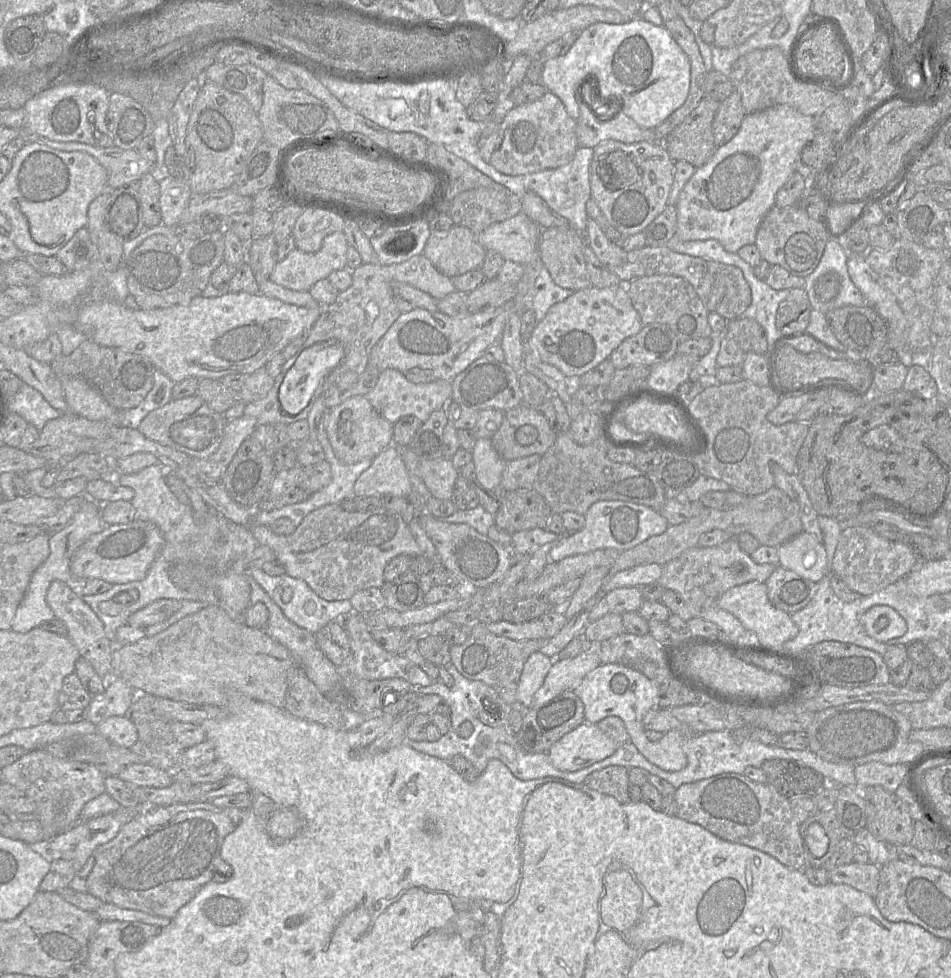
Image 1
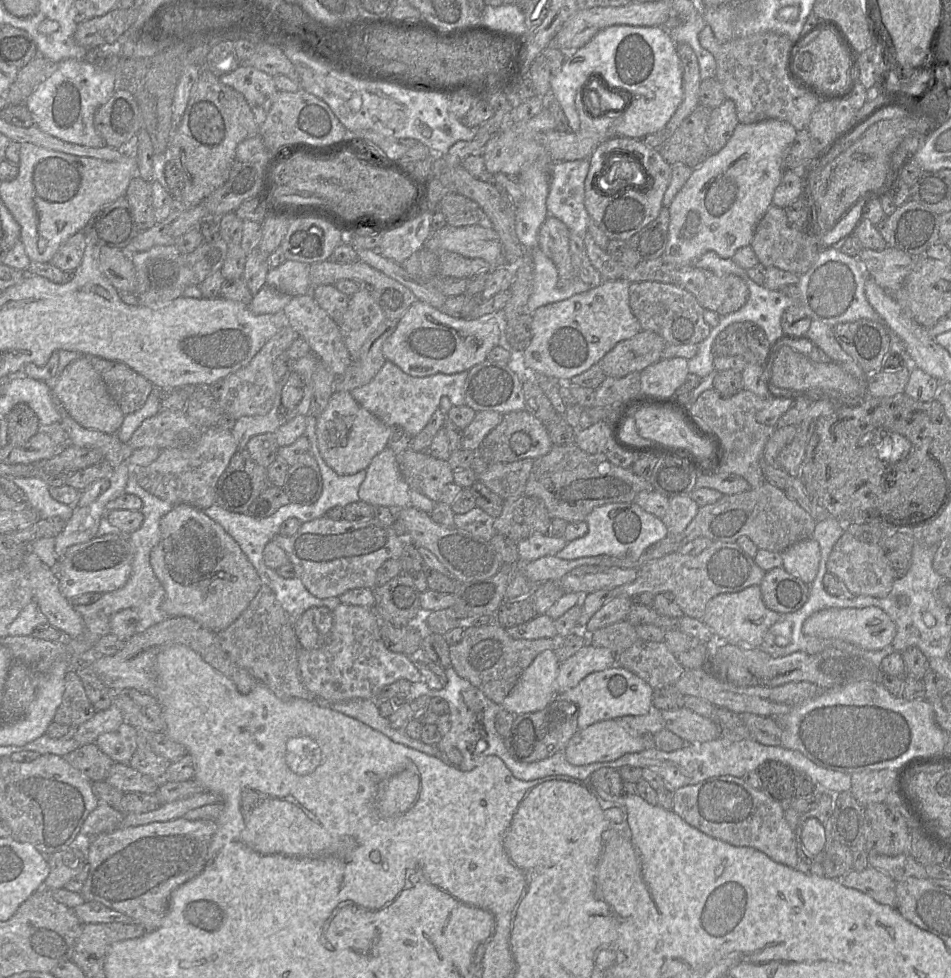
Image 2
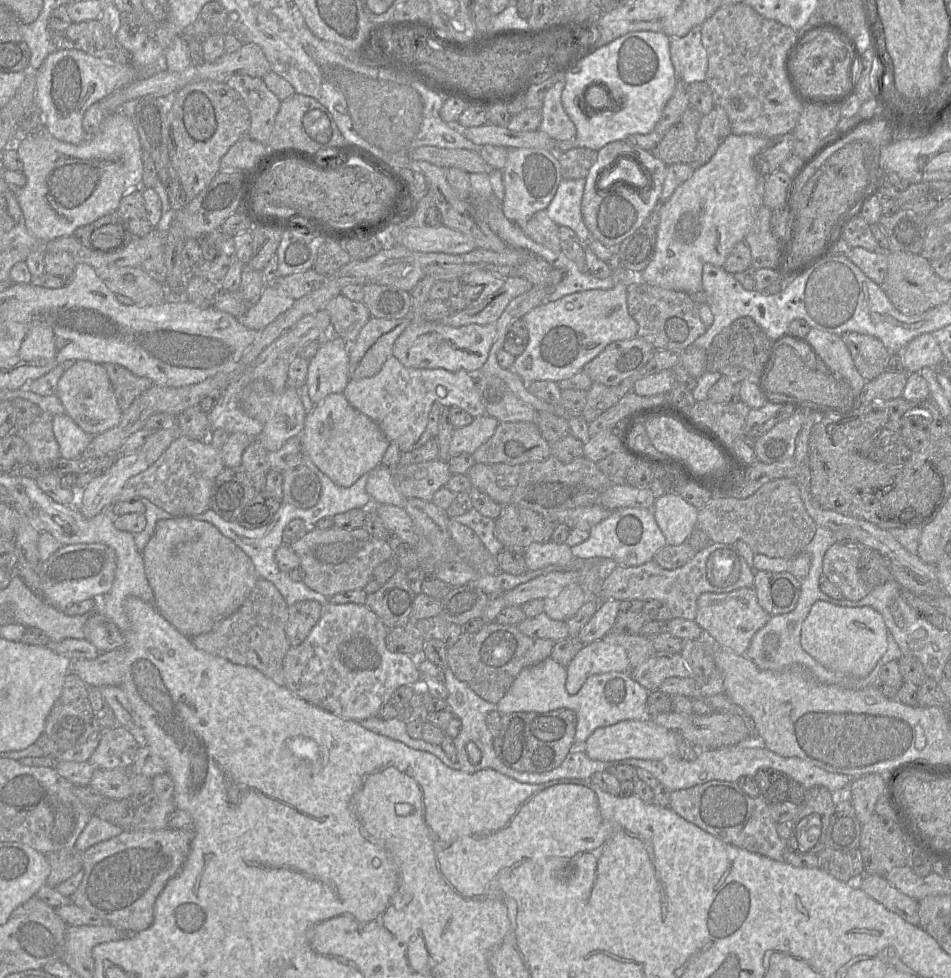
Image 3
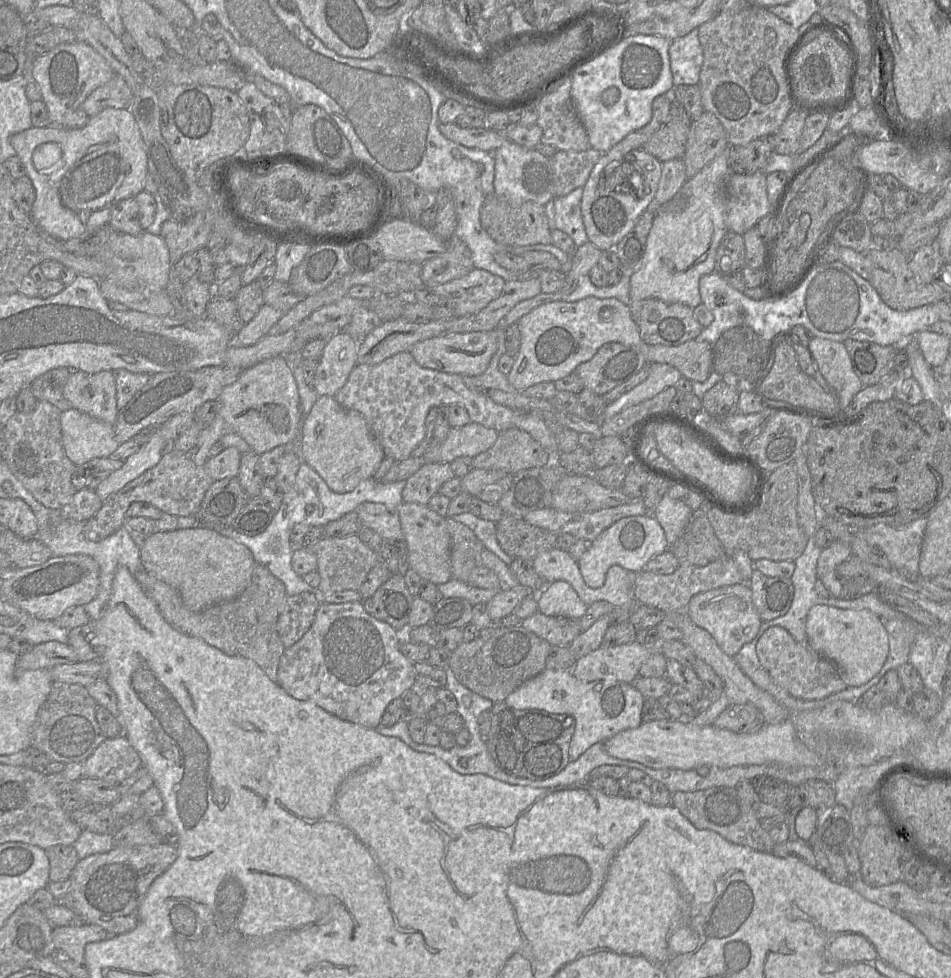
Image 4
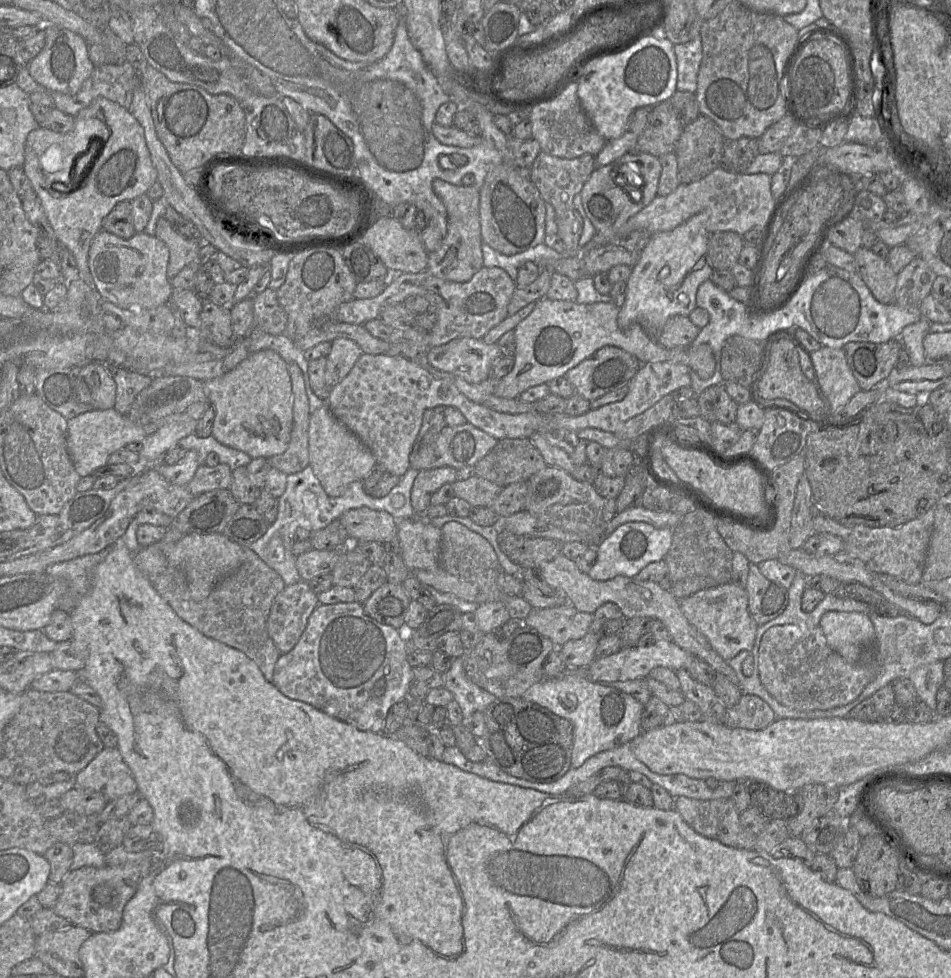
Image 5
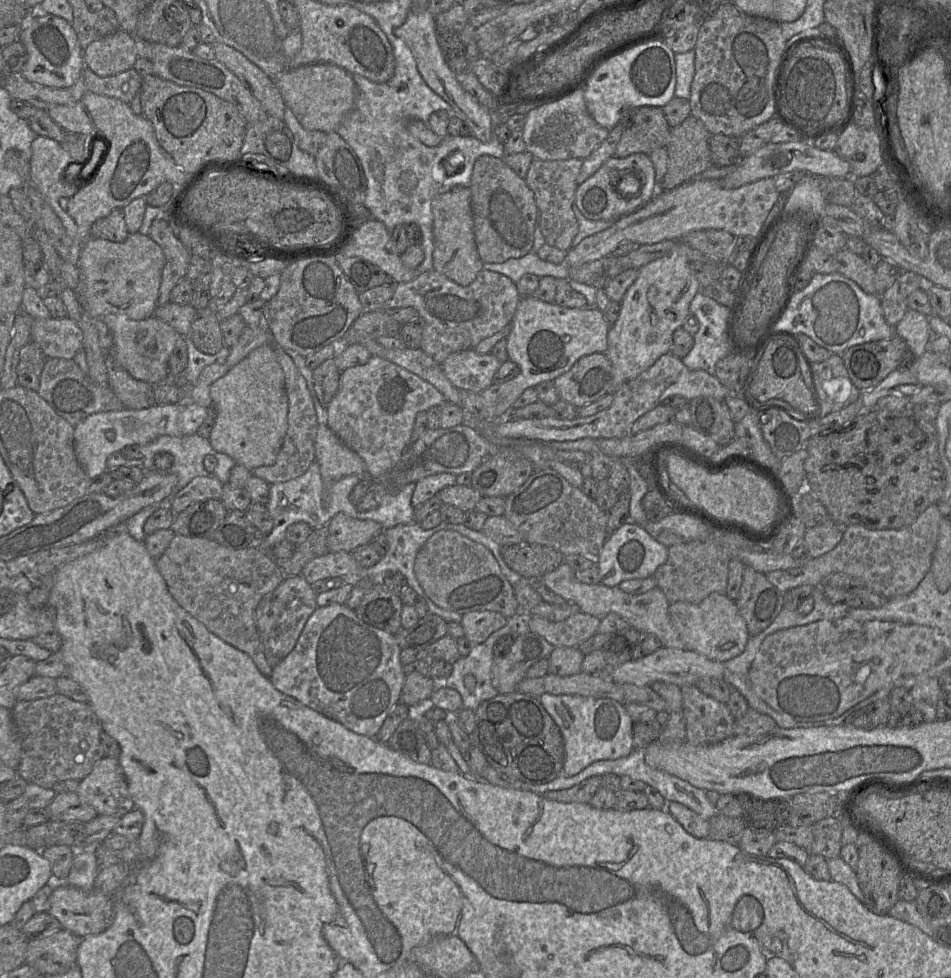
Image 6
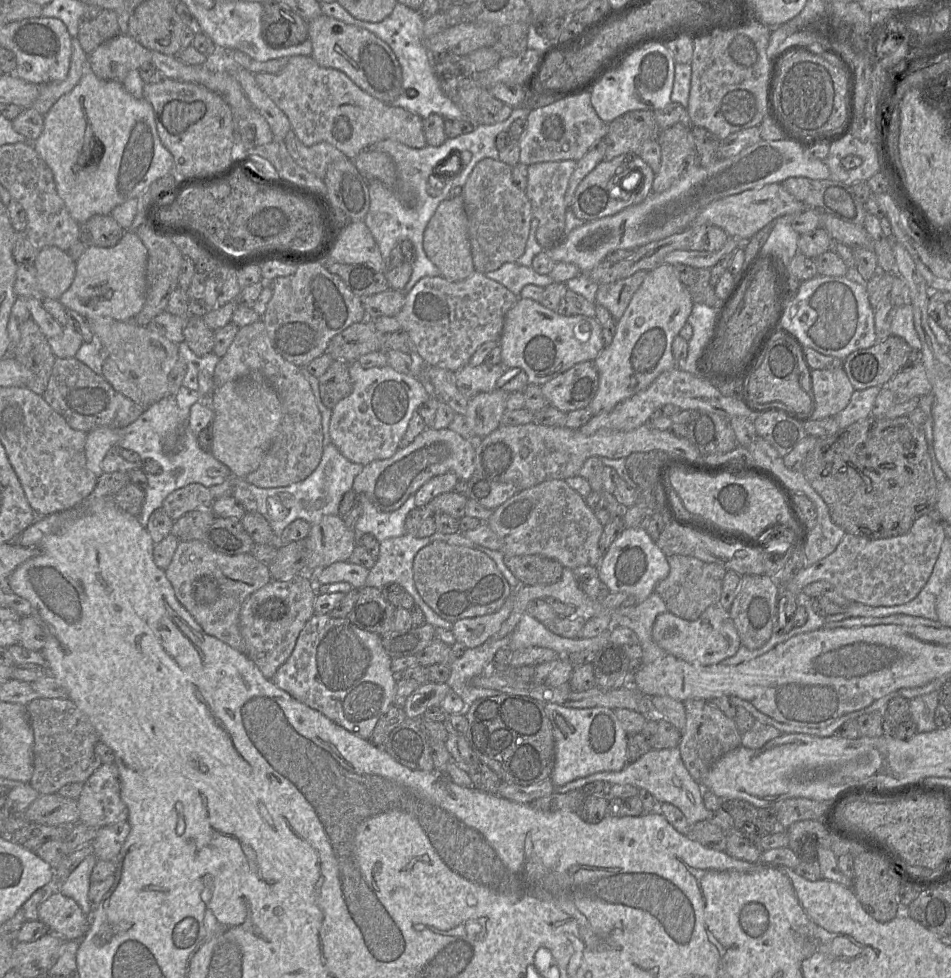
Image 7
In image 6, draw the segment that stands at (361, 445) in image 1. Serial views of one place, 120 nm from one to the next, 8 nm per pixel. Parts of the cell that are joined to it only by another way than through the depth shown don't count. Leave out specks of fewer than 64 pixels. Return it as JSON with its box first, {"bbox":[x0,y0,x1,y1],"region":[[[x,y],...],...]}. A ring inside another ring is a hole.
{"bbox":[315,425,366,490],"region":[[[328,425],[318,427],[315,456],[320,466],[324,488],[327,490],[345,476],[366,476],[364,460],[347,447]]]}

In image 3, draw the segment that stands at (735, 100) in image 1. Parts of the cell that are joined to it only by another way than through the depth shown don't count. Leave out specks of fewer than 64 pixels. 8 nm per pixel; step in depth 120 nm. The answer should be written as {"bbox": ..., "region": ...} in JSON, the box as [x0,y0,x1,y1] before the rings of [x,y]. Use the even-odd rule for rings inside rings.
{"bbox":[693,106,731,164],"region":[[[715,106],[708,114],[703,115],[699,122],[693,164],[707,163],[729,134],[731,128],[727,113],[721,106]]]}

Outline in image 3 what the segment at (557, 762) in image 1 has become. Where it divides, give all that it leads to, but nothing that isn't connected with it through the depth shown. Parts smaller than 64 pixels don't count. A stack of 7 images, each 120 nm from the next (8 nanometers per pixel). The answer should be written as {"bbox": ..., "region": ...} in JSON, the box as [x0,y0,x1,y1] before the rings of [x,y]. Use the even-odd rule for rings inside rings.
{"bbox":[583,718,679,762],"region":[[[650,718],[643,720],[624,720],[606,727],[597,728],[585,741],[583,751],[592,760],[612,762],[628,758],[660,760],[668,756],[677,756],[679,732],[671,731],[654,723]]]}

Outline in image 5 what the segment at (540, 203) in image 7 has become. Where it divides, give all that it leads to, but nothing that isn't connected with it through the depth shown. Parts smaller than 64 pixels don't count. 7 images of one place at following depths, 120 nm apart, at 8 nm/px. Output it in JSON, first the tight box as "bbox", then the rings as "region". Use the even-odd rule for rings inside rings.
{"bbox":[529,152,596,256],"region":[[[540,152],[529,168],[529,179],[539,191],[543,201],[555,210],[557,235],[565,245],[563,256],[580,255],[578,241],[583,230],[582,218],[573,205],[574,196],[579,194],[591,173],[596,168],[595,156],[584,154],[574,159],[563,159]]]}

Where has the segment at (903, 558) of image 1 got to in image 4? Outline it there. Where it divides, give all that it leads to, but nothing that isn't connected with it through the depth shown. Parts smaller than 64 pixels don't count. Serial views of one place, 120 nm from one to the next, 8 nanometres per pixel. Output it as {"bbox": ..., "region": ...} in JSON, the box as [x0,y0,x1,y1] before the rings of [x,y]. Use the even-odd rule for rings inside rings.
{"bbox":[817,540,855,600],"region":[[[835,540],[829,547],[821,551],[817,563],[817,579],[820,580],[832,597],[842,600],[855,600],[844,598],[844,588],[837,578],[837,567],[852,555],[850,548],[841,541]]]}

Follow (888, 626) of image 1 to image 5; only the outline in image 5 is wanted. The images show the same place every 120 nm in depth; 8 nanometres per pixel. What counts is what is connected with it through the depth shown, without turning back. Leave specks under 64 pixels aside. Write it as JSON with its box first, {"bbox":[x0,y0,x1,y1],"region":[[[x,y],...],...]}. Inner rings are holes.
{"bbox":[820,611,875,663],"region":[[[828,611],[820,619],[828,645],[850,663],[874,655],[875,629],[868,614]]]}

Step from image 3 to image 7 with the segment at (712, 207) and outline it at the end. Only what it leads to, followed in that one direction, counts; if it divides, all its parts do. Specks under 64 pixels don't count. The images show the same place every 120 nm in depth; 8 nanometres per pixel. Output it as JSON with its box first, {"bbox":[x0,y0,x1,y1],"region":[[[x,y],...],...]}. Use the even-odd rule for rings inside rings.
{"bbox":[587,263,693,416],"region":[[[662,263],[647,272],[623,316],[617,321],[613,341],[609,346],[604,347],[593,361],[599,376],[598,390],[587,406],[593,416],[612,410],[621,401],[647,388],[662,372],[676,366],[672,342],[687,323],[692,307],[693,301],[689,289],[680,281],[672,264]]]}

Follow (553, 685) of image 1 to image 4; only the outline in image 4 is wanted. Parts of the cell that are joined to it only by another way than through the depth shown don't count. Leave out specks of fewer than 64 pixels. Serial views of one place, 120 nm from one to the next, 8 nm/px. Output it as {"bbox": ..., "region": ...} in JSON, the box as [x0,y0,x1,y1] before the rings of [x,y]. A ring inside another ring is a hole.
{"bbox":[572,642,658,683],"region":[[[632,642],[598,649],[576,660],[572,674],[581,682],[595,680],[618,680],[632,683],[639,676],[643,662],[658,646],[644,646]]]}

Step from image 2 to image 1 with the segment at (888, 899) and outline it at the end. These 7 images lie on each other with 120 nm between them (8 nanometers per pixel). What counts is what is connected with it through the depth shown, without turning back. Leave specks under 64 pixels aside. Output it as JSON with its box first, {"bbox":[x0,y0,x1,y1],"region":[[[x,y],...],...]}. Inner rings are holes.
{"bbox":[828,862,880,898],"region":[[[851,862],[828,870],[829,881],[846,884],[875,898],[880,884],[880,867],[873,863]]]}

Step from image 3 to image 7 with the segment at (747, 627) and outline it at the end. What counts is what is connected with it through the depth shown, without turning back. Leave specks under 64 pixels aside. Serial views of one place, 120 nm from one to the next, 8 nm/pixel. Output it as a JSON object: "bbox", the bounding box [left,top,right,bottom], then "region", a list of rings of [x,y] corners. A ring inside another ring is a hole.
{"bbox":[652,604,741,665],"region":[[[718,604],[709,606],[698,619],[684,620],[666,611],[656,617],[652,638],[667,654],[698,665],[718,664],[736,654],[741,646],[740,637],[729,611]]]}

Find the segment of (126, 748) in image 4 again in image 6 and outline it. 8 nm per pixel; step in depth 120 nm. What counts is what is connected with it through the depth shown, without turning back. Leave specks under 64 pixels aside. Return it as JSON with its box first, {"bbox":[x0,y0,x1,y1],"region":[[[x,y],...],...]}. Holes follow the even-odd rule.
{"bbox":[79,756,134,817],"region":[[[104,756],[91,773],[80,781],[79,798],[93,807],[97,815],[123,817],[134,809],[127,779],[118,758]]]}

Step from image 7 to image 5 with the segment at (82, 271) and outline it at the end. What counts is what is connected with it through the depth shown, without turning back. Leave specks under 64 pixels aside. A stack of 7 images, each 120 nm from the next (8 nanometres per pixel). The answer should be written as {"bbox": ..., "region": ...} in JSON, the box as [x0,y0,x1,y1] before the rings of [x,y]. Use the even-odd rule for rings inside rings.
{"bbox":[88,230,173,308],"region":[[[101,230],[93,238],[88,252],[88,267],[95,289],[100,297],[121,308],[156,308],[169,302],[173,292],[171,280],[167,276],[169,249],[167,245],[155,235],[136,232],[129,239],[122,239],[110,232]]]}

